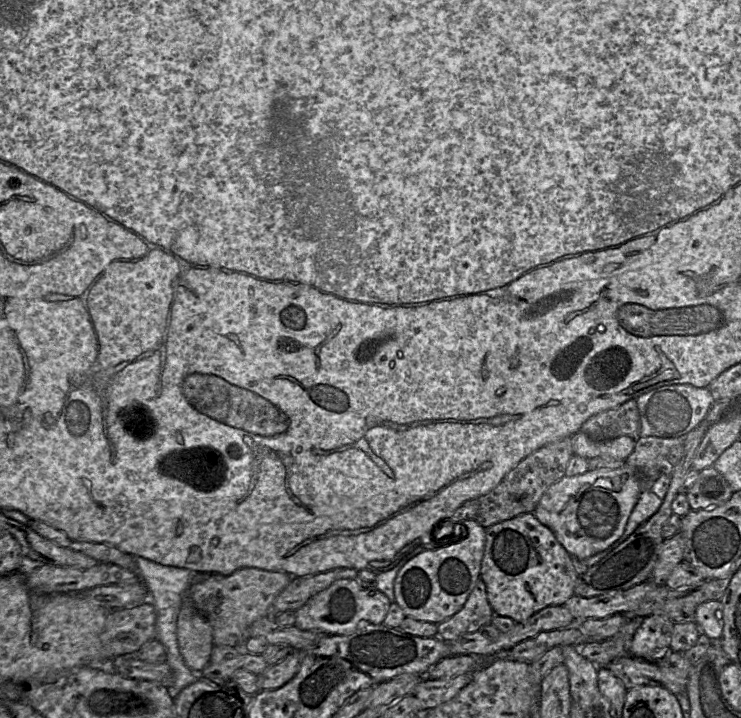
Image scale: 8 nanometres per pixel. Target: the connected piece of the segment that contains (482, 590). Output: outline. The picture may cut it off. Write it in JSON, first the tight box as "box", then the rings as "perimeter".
{"box":[437,578,493,642],"perimeter":[[[480,578],[461,610],[437,625],[438,637],[446,642],[455,641],[466,633],[476,632],[492,623],[493,616],[486,585]]]}

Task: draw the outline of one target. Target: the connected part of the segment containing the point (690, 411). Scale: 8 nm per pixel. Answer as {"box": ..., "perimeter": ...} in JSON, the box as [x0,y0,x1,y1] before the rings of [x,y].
{"box":[636,384,713,437],"perimeter":[[[678,384],[650,390],[636,399],[640,415],[639,437],[683,437],[704,420],[713,402],[708,387]]]}

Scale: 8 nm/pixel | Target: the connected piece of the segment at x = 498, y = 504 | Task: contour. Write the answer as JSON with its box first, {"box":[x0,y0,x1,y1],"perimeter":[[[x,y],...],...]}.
{"box":[435,482,527,529],"perimeter":[[[500,482],[489,493],[465,502],[450,518],[439,522],[435,529],[442,525],[459,528],[461,524],[455,524],[465,520],[474,520],[483,528],[488,528],[524,513],[527,513],[524,505]]]}

